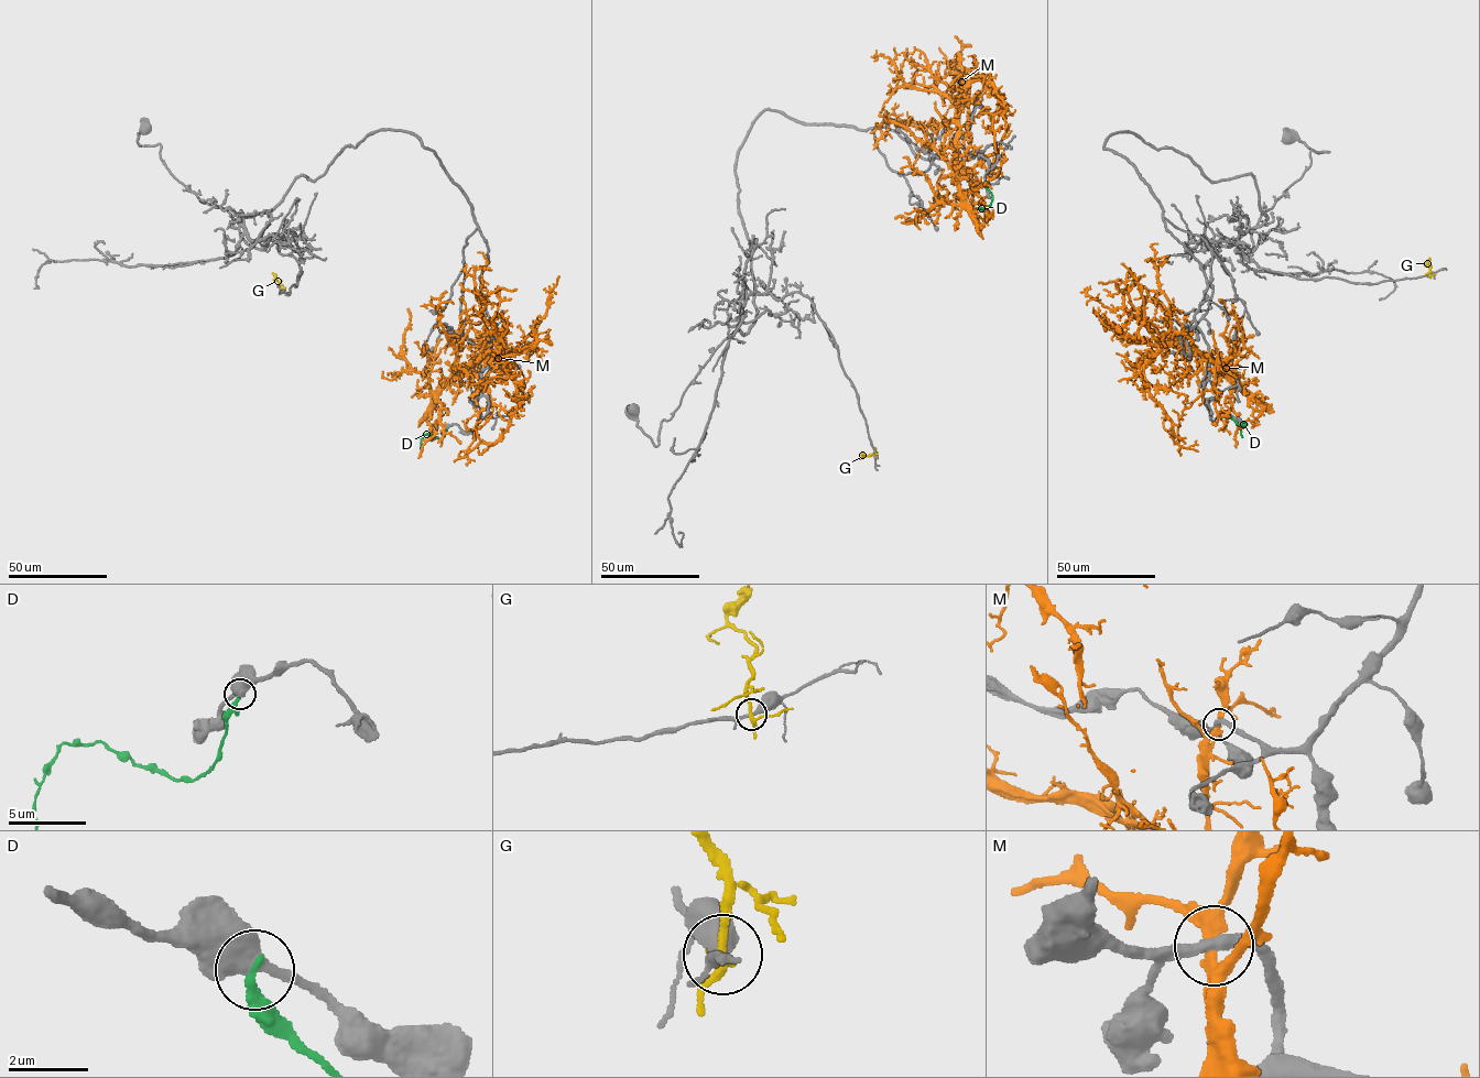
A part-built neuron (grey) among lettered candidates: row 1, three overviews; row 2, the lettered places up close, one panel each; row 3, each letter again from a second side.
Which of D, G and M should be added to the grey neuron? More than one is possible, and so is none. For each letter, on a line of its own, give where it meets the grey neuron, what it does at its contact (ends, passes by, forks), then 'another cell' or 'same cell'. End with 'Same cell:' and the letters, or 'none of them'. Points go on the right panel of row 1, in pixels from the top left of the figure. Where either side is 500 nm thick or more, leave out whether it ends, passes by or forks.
D: meets grey at (1230, 415); it ends there; another cell
G: meets grey at (1429, 275); it forks there; another cell
M: meets grey at (1184, 324); it forks there; another cell
Same cell: none of them

